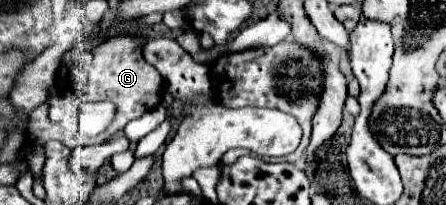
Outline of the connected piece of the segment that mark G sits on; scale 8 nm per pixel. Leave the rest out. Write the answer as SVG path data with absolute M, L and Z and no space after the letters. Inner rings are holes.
M114 35L108 37L104 43L94 47L92 51L82 51L80 55L74 57L70 75L74 81L74 91L80 95L82 101L114 101L118 105L118 115L114 123L98 137L84 139L86 145L94 143L104 143L118 131L126 127L128 121L138 119L140 115L156 109L162 103L162 91L166 89L166 83L162 83L162 75L158 71L152 71L152 67L146 63L142 57L142 47L148 41L144 35ZM156 95L156 97L154 97ZM156 101L156 103L154 103ZM156 105L156 107L152 107Z

